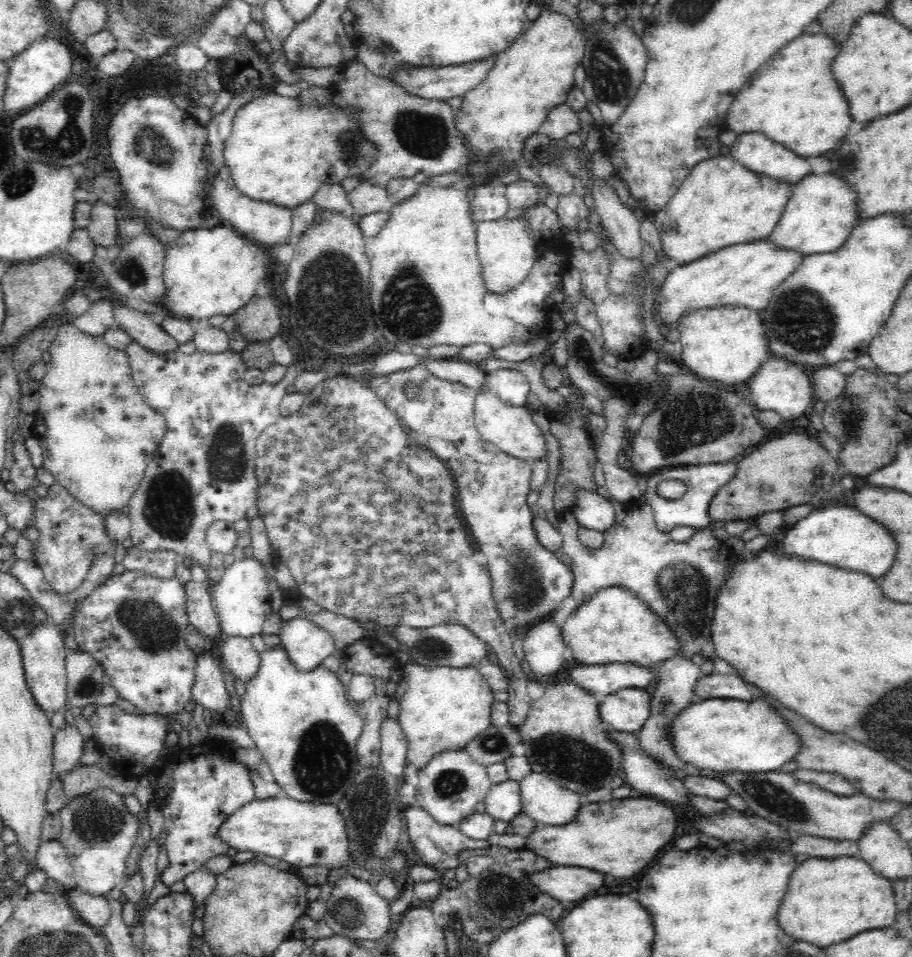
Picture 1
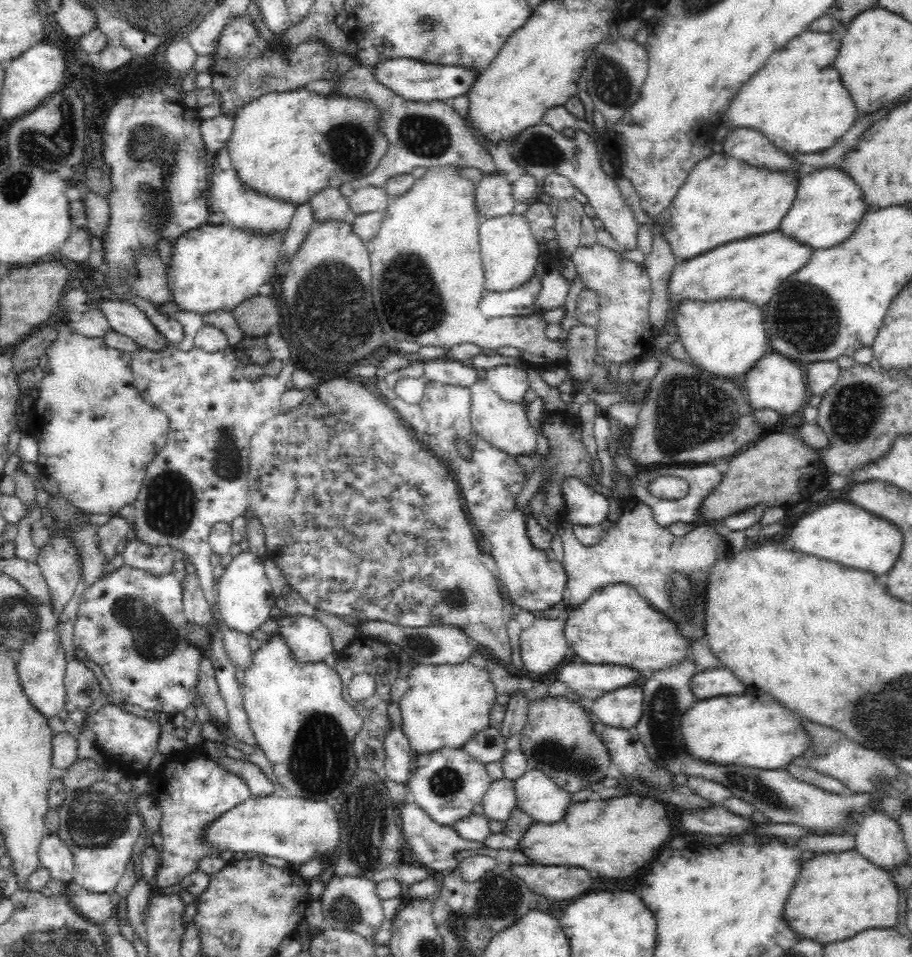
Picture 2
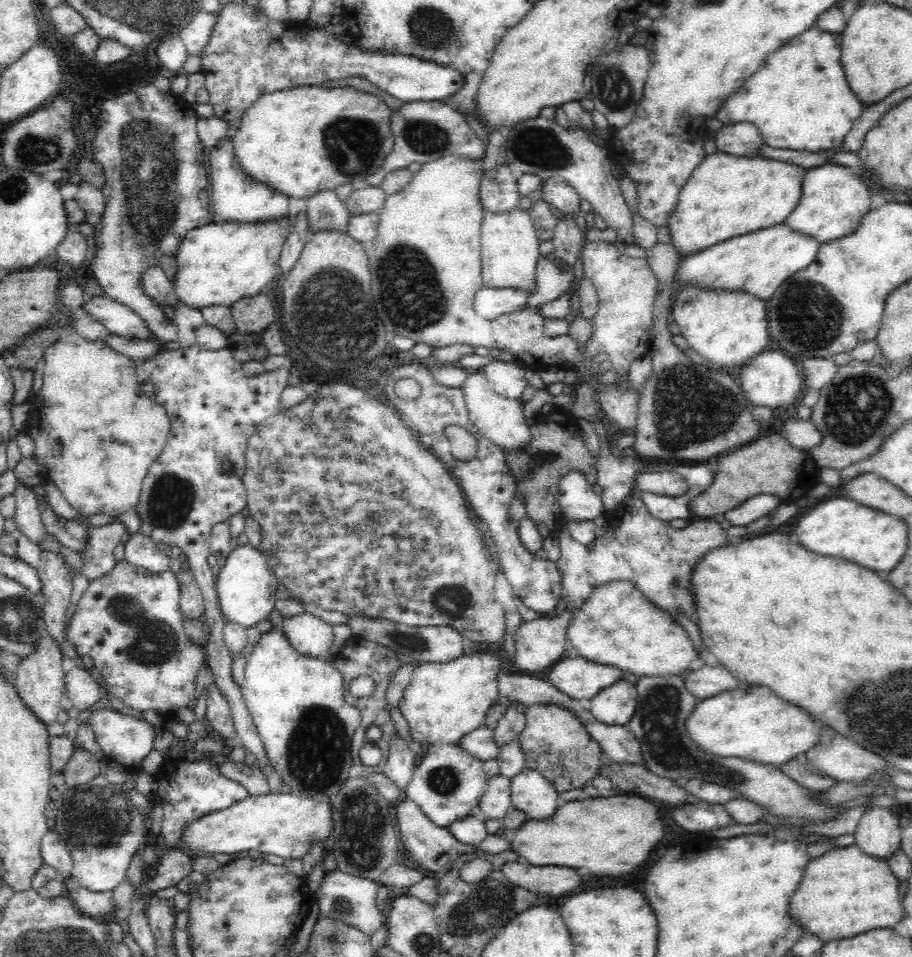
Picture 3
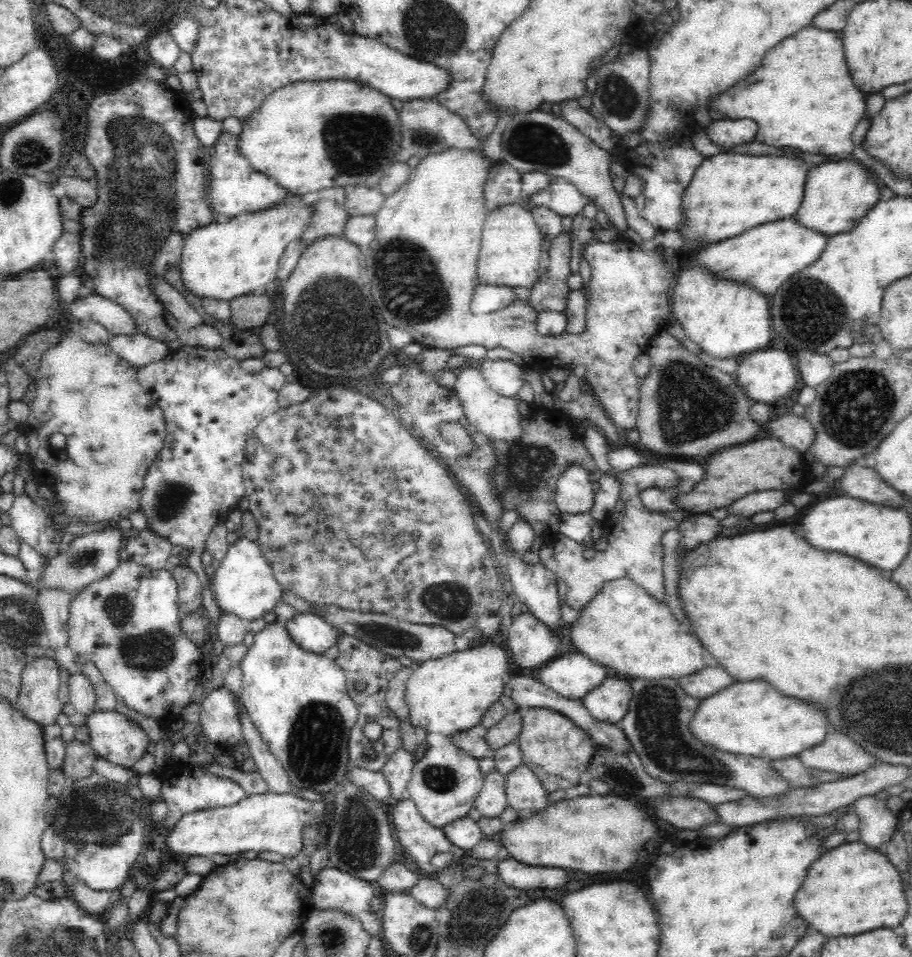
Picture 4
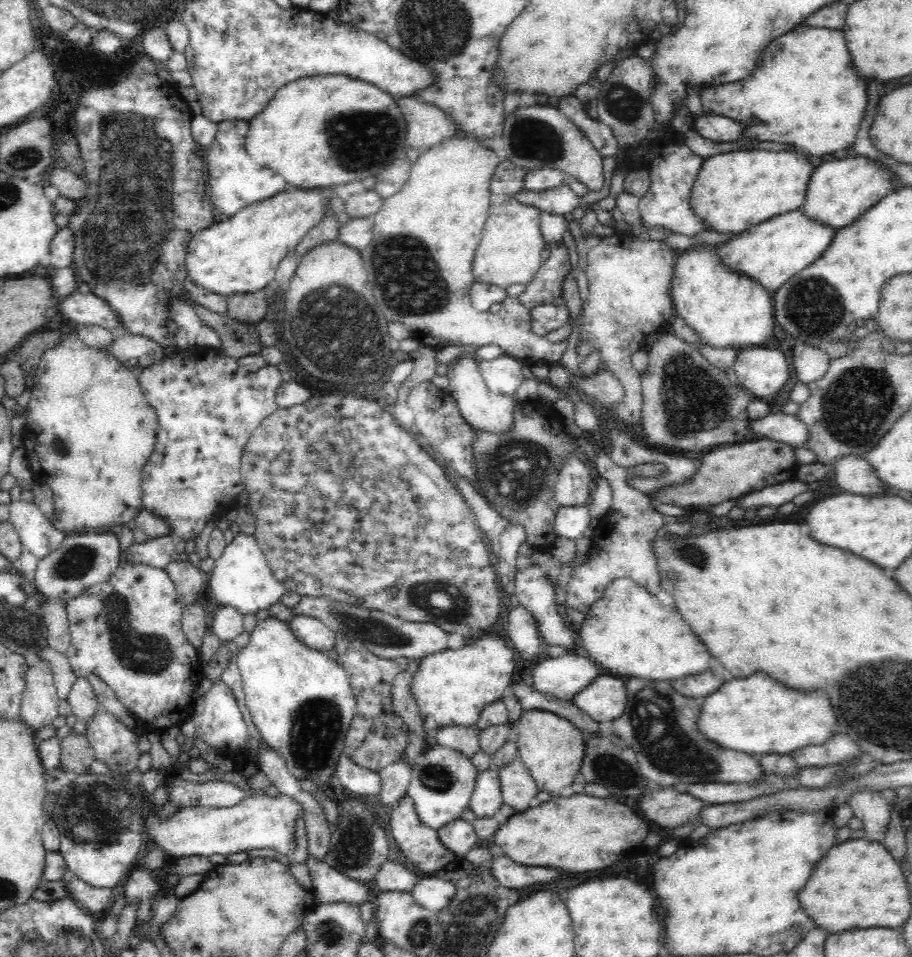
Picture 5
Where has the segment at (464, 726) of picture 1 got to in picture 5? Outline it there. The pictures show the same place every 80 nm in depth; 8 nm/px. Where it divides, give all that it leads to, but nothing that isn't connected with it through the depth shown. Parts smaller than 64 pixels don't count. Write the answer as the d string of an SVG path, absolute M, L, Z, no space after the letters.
M484 634L484 636L472 638L471 642L465 643L459 649L447 648L442 652L434 652L434 654L421 658L418 671L414 673L411 692L417 700L422 716L425 717L424 722L432 718L436 727L450 726L450 724L466 727L474 725L480 712L484 710L484 706L503 698L504 688L510 685L514 678L516 657L516 652L504 639L496 634Z

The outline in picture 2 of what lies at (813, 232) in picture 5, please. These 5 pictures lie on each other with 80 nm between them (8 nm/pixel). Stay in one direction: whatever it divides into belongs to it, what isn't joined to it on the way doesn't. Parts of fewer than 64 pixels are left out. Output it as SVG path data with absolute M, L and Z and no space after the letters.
M779 228L726 242L700 256L677 261L668 281L669 301L678 306L682 300L743 298L763 307L770 302L782 282L810 260L813 250L805 242L786 236Z

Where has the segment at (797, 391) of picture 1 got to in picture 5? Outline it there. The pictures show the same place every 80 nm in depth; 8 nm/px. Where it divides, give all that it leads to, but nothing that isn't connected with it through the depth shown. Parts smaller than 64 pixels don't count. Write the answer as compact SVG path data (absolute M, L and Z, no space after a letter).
M764 346L738 348L732 370L752 396L762 399L774 396L790 376L784 354Z

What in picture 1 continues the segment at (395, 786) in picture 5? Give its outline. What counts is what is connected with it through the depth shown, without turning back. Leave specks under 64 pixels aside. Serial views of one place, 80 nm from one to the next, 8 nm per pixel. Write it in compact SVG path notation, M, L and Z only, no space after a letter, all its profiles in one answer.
M389 717L381 724L381 761L390 775L404 779L407 768L408 741L401 724Z

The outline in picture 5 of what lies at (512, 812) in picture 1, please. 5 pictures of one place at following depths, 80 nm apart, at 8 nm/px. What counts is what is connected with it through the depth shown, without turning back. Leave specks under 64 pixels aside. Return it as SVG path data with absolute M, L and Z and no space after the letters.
M491 765L486 770L477 771L474 778L474 790L467 804L468 810L472 811L476 818L492 818L502 803L496 767Z

